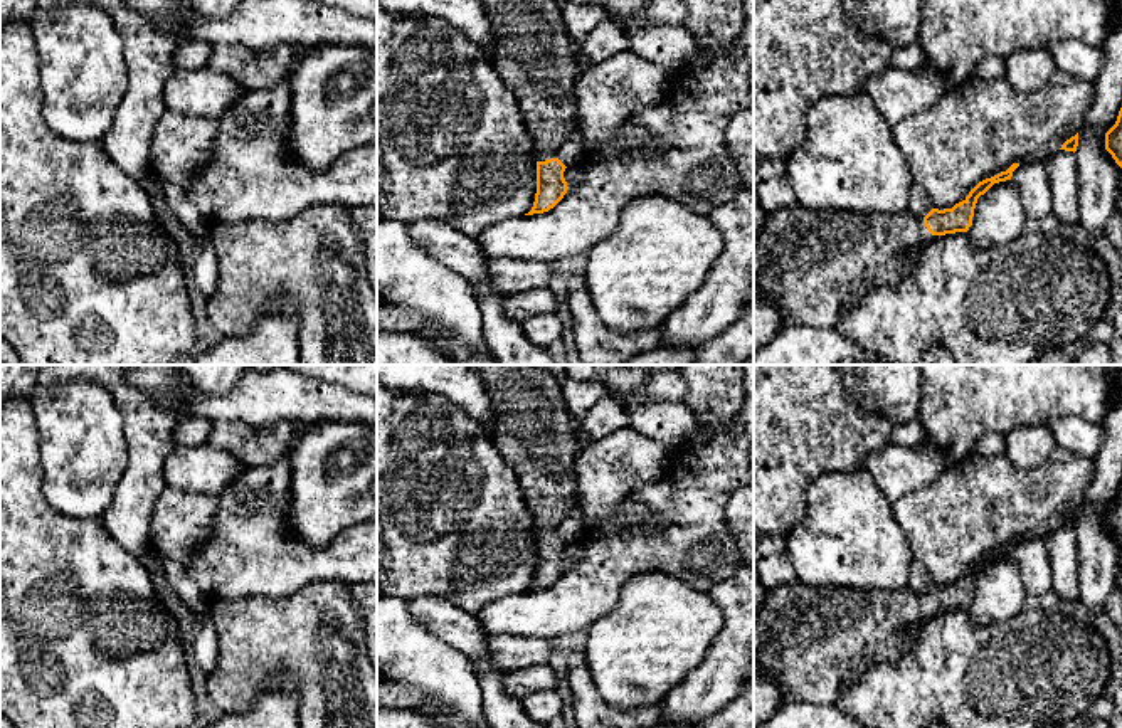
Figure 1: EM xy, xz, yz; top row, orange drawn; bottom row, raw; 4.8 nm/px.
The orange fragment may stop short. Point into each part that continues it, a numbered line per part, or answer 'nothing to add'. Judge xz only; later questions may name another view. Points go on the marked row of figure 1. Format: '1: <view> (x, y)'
1: xz (532, 52)

